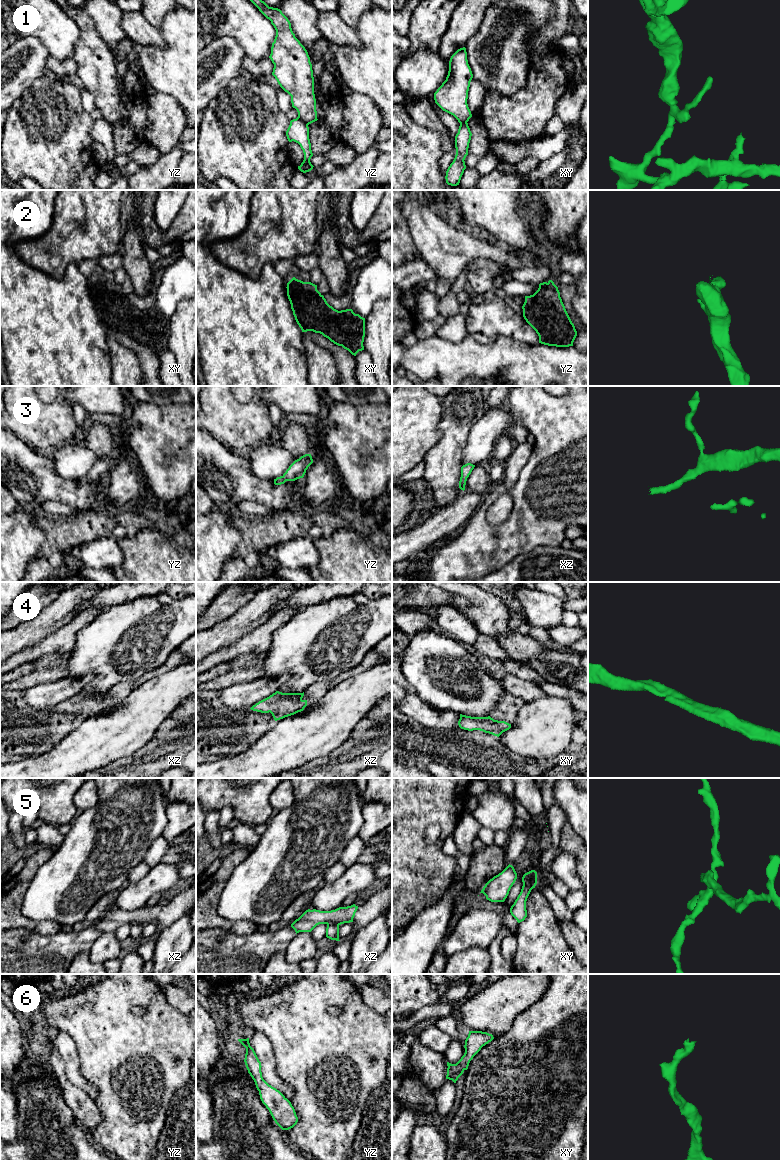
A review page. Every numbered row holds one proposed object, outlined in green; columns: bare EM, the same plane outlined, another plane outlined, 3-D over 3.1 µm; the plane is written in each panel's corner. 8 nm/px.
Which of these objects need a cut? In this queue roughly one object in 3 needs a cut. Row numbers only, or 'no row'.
1, 2, 5

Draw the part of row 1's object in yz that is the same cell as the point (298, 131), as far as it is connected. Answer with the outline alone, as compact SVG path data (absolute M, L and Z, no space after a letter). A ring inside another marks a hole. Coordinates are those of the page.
M299 117L290 121L290 125L286 131L286 136L289 142L296 142L300 145L304 153L304 160L298 169L303 172L309 172L313 169L313 165L310 162L313 156L311 150L311 143L309 139L309 127Z

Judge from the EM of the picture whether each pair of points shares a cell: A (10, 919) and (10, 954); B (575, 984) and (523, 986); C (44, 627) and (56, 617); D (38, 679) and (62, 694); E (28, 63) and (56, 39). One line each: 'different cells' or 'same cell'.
A: different cells
B: different cells
C: same cell
D: different cells
E: different cells

